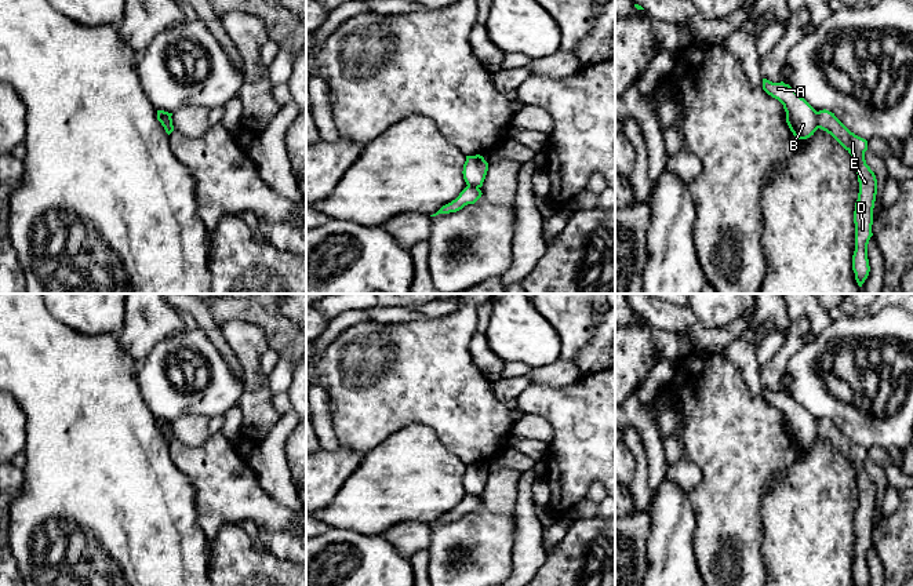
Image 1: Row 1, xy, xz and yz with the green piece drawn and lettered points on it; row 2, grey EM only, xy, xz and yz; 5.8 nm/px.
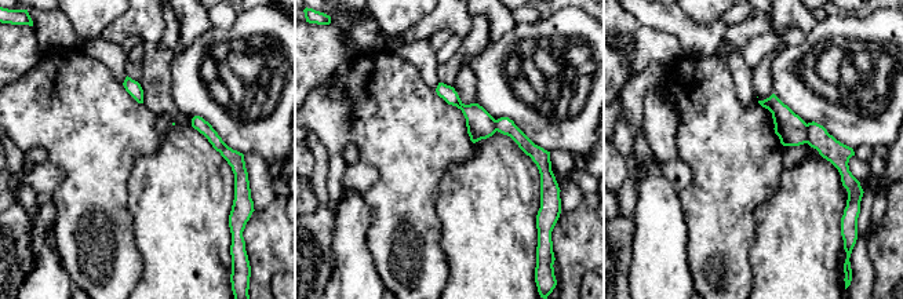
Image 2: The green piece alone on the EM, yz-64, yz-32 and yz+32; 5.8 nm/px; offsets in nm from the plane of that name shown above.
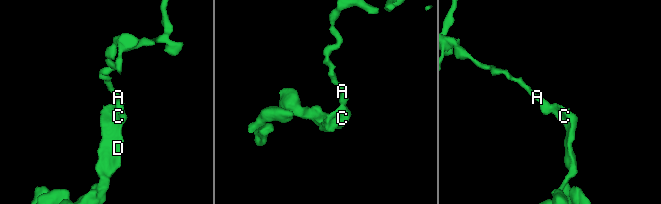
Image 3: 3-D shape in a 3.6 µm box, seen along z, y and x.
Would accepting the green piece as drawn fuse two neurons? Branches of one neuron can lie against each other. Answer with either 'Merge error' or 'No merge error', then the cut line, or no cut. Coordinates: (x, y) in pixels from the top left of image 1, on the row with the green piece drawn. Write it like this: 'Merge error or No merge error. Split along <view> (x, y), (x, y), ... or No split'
Merge error. Split along yz (815, 112), (815, 120), (819, 127)

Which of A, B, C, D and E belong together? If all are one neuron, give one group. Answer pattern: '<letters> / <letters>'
A B / C D E

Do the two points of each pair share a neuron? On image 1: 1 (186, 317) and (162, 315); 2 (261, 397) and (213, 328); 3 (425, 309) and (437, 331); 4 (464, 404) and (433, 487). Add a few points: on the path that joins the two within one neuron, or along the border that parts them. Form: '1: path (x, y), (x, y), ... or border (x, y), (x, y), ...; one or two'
1: border (177, 309), (182, 323), (181, 328); two
2: border (226, 341), (240, 364), (244, 379); two
3: border (459, 308), (446, 315), (426, 317); two
4: border (424, 425), (428, 425), (465, 465); two

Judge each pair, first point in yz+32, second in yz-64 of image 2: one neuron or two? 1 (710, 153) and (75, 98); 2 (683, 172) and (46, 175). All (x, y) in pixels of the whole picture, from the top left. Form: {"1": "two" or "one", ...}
{"1": "one", "2": "one"}

